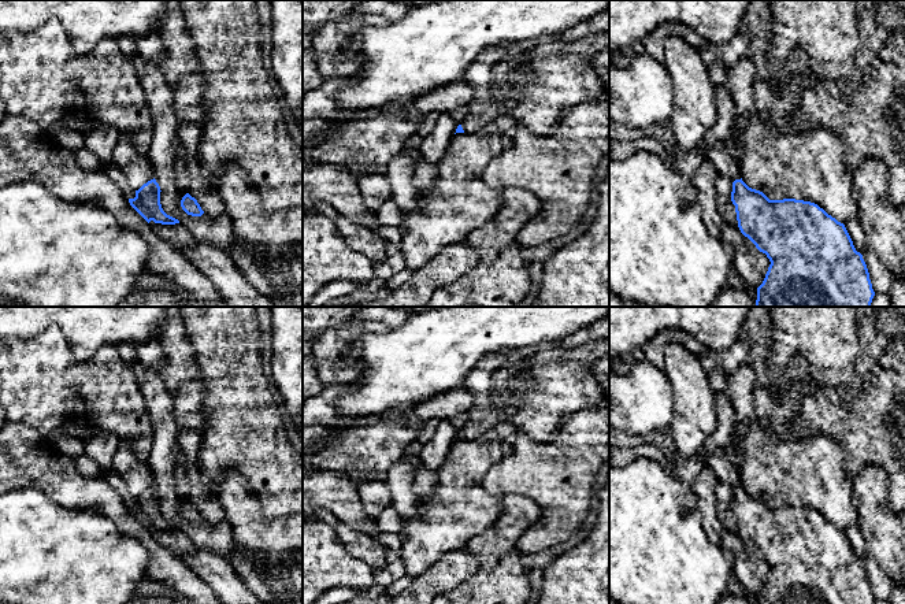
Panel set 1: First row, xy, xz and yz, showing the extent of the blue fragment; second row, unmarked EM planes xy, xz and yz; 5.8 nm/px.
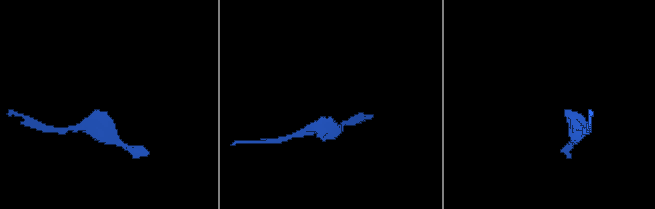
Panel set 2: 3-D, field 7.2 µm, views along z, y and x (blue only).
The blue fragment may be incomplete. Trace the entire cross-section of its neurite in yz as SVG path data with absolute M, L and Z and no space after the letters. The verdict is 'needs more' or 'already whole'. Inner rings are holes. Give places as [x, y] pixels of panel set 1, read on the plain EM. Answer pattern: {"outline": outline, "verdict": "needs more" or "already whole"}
{"outline": "M742 485L732 489L731 508L735 512L738 534L771 571L757 604L874 604L875 599L863 562L856 557L843 530L817 511L795 505L769 507L763 499L749 494Z", "verdict": "already whole"}

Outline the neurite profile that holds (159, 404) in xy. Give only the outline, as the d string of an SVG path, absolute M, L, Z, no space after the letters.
M155 370L145 371L138 388L153 430L153 446L148 463L156 477L155 486L162 497L163 518L183 530L194 546L204 548L227 560L233 551L233 531L227 519L216 525L205 519L201 523L188 522L181 514L181 507L186 500L173 493L175 488L173 457L178 444L173 393L164 386L159 371Z

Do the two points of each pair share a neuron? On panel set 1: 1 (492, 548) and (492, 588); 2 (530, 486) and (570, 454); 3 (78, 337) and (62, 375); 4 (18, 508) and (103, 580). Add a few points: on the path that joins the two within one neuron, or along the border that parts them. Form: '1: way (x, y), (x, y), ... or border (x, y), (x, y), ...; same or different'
1: way (492, 558), (492, 578); same
2: way (540, 477), (544, 473), (551, 473), (560, 463); same
3: border (56, 326), (75, 360), (86, 360), (103, 347); different
4: way (39, 529), (82, 571); same

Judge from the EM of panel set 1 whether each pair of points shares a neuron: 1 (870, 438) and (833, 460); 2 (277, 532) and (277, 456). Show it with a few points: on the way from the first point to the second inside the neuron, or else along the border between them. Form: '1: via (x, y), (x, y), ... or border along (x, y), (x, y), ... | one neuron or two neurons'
1: border along (818, 434), (829, 434), (842, 449), (850, 480) | two neurons
2: border along (253, 496), (269, 517), (288, 515) | two neurons

